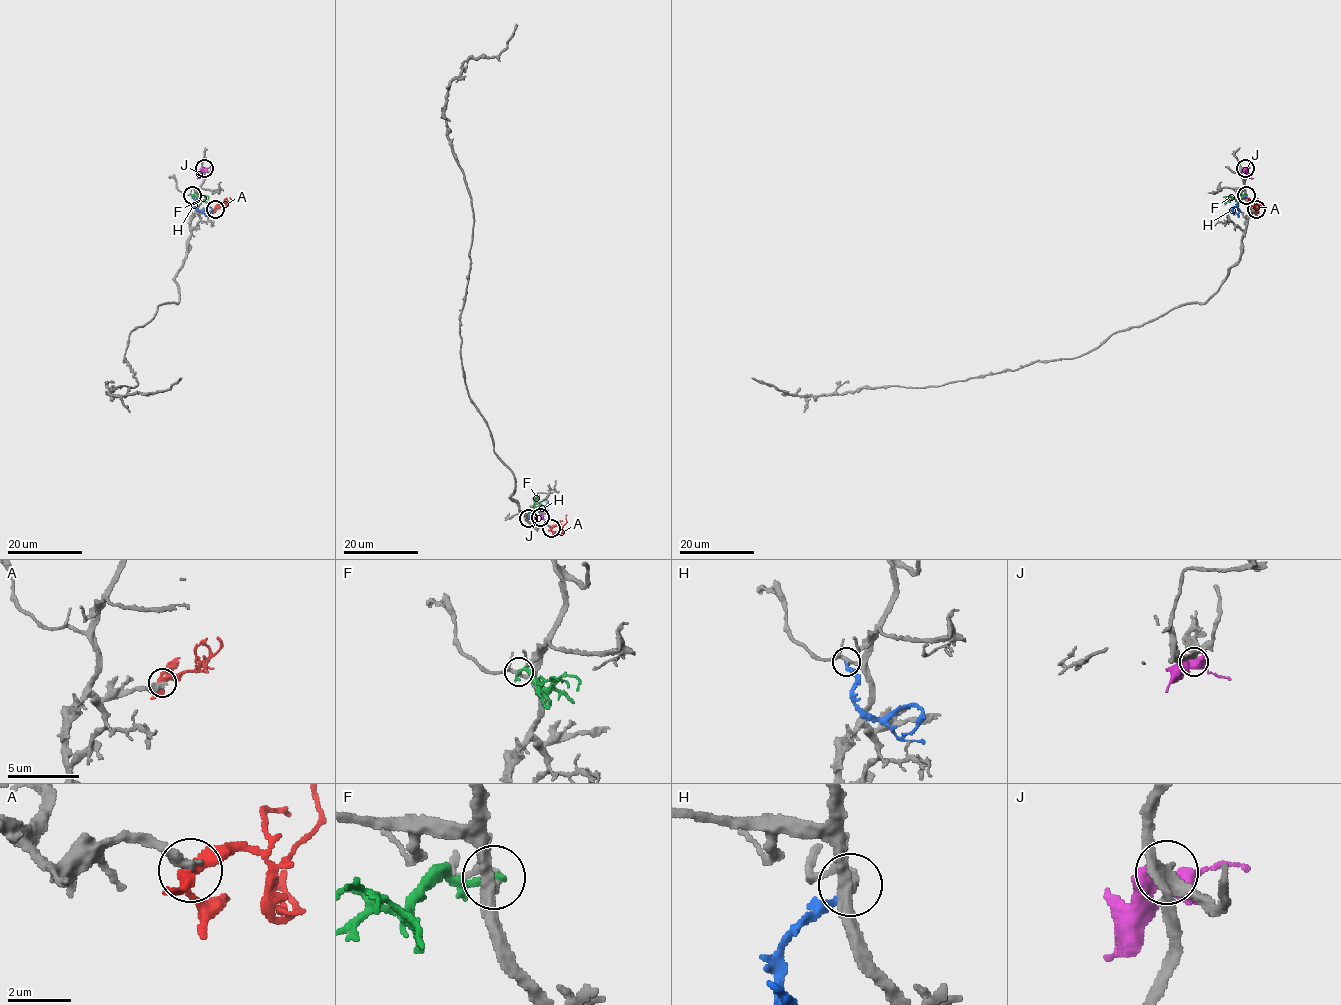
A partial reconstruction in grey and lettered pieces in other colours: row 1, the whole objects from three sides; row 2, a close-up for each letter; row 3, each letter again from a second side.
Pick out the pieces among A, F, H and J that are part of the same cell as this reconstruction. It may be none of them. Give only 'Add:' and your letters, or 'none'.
Add: none

